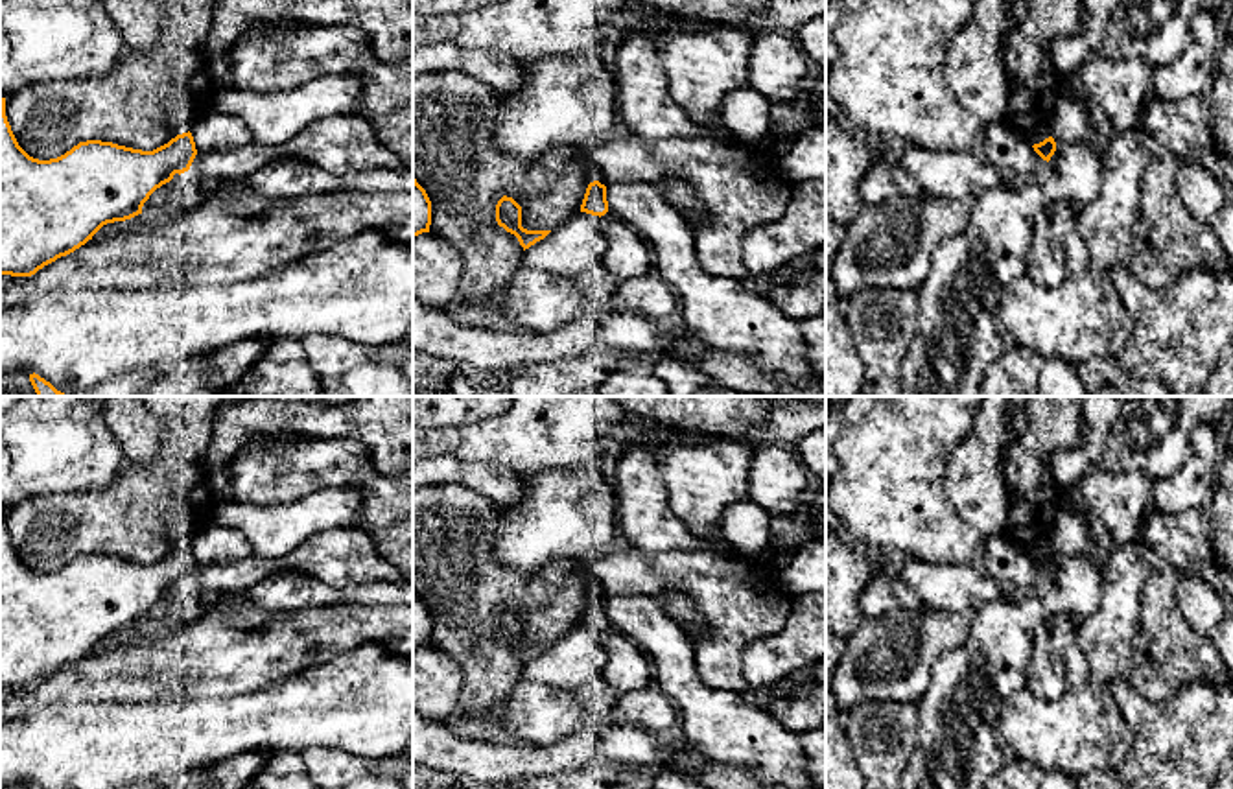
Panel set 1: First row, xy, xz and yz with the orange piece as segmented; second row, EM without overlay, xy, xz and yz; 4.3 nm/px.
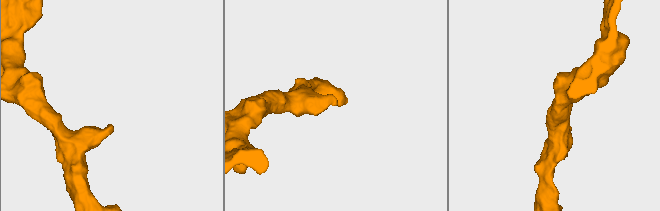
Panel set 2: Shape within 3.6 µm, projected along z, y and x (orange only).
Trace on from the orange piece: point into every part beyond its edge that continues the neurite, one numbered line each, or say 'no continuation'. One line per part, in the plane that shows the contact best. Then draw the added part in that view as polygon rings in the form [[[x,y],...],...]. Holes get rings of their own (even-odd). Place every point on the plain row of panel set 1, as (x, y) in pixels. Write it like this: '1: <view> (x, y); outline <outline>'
no continuation

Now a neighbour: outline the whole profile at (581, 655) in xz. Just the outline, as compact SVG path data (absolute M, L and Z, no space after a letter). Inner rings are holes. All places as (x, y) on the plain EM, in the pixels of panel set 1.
M579 625L525 662L522 680L575 693L586 682L603 677L606 665L608 649L601 630Z

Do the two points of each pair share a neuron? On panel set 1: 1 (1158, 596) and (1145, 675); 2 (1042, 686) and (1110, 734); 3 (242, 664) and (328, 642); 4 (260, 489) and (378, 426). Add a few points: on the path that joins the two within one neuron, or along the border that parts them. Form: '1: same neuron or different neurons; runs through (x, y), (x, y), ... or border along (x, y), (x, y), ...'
1: same neuron; runs through (1158, 616), (1158, 655)
2: different neurons; border along (1025, 686), (1047, 699), (1056, 699), (1068, 688)
3: same neuron; runs through (264, 651), (290, 642), (306, 642)
4: different neurons; border along (310, 435), (362, 443), (380, 474)

